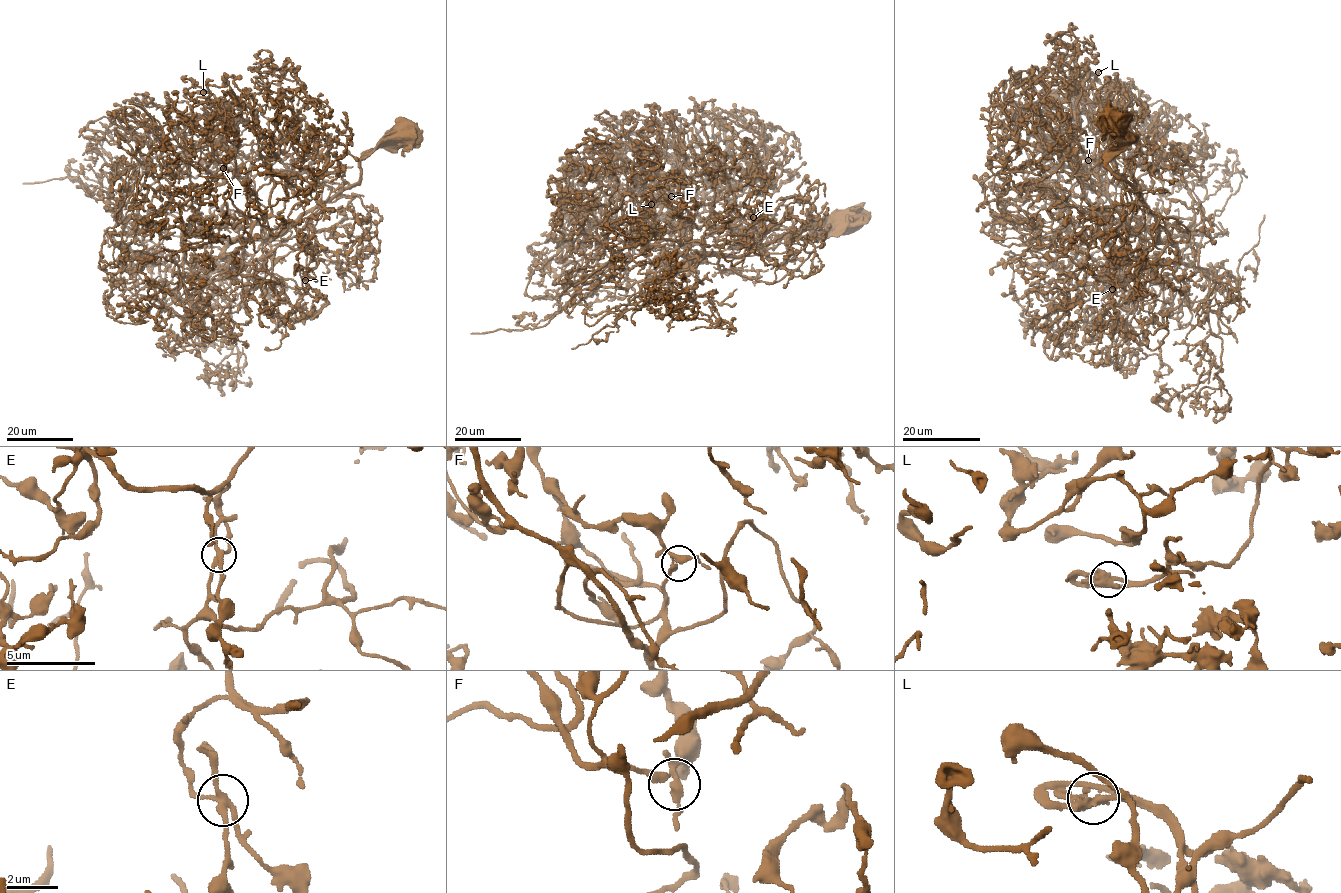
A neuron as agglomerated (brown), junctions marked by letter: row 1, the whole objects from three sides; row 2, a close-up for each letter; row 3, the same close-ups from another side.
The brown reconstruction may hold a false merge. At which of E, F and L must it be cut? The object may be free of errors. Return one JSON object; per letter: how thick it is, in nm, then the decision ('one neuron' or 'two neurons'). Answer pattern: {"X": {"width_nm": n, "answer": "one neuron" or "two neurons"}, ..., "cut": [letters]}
{"E": {"width_nm": 240, "answer": "one neuron"}, "F": {"width_nm": 240, "answer": "one neuron"}, "L": {"width_nm": 320, "answer": "one neuron"}, "cut": []}

